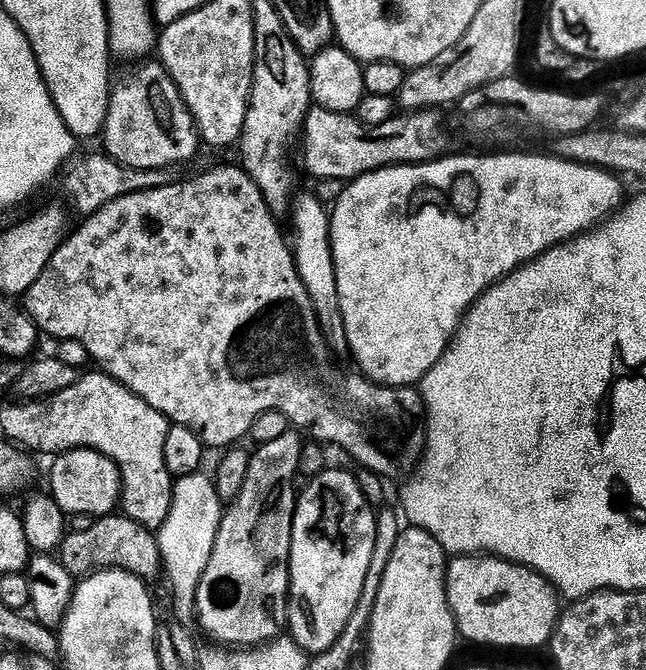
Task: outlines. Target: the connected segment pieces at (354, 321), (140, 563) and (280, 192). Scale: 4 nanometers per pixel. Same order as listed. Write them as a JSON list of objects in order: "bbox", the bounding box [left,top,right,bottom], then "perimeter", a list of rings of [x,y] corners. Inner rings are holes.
[{"bbox":[330,150,620,390],"perimeter":[[[504,150],[499,154],[464,154],[468,156],[448,156],[445,160],[433,158],[423,164],[397,164],[395,168],[380,168],[377,172],[351,181],[345,187],[348,189],[337,198],[336,209],[332,208],[330,215],[338,298],[341,302],[342,318],[345,320],[345,332],[349,336],[352,360],[373,384],[401,390],[419,385],[424,377],[435,371],[437,365],[445,359],[472,305],[490,288],[499,285],[505,278],[511,277],[517,270],[539,260],[545,254],[591,233],[590,230],[595,224],[602,223],[619,206],[620,184],[611,176],[611,171],[591,163],[588,165],[588,162],[575,164],[572,160],[559,160],[556,156],[523,156],[522,153],[520,150]]]},{"bbox":[58,514,161,582],"perimeter":[[[123,514],[101,516],[89,524],[88,529],[69,531],[58,549],[58,559],[73,578],[83,578],[97,570],[129,572],[145,582],[161,575],[160,541],[149,529]]]},{"bbox":[238,52,313,218],"perimeter":[[[268,52],[266,56],[268,58],[264,64],[262,58],[256,58],[256,69],[252,75],[252,97],[248,103],[244,135],[238,148],[244,151],[243,167],[258,186],[272,215],[284,218],[289,215],[294,199],[292,172],[288,169],[288,143],[295,132],[297,135],[301,131],[304,117],[313,107],[312,73],[303,52],[294,52],[294,76],[286,76],[286,66],[290,66],[286,64],[290,58],[284,58],[288,56],[286,52]],[[278,66],[284,66],[284,74],[280,74]]]}]

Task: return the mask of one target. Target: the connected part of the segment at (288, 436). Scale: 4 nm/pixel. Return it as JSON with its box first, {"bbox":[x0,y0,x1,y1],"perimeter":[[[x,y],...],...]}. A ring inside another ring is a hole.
{"bbox":[194,430,300,650],"perimeter":[[[290,430],[277,441],[261,444],[251,453],[245,484],[220,519],[218,538],[210,554],[210,562],[196,591],[194,612],[200,615],[201,626],[218,643],[229,644],[228,648],[232,650],[256,650],[271,645],[277,638],[283,637],[288,628],[288,564],[292,549],[292,519],[298,499],[298,488],[292,485],[292,479],[300,468],[300,440],[295,434],[295,431]]]}

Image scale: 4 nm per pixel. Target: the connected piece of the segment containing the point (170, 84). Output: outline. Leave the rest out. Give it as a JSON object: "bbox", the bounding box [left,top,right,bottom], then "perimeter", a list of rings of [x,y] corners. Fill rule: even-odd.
{"bbox":[102,62,202,170],"perimeter":[[[140,62],[132,68],[120,80],[120,85],[113,87],[110,92],[110,99],[108,101],[108,117],[104,123],[104,130],[102,133],[102,141],[108,149],[107,155],[115,160],[117,164],[124,165],[125,168],[147,168],[149,170],[168,170],[171,169],[171,164],[184,164],[187,160],[192,160],[196,156],[196,147],[201,147],[202,141],[197,133],[196,124],[192,120],[192,115],[188,113],[188,107],[184,104],[184,100],[180,97],[180,91],[175,82],[170,78],[170,74],[165,70],[164,65],[159,62],[153,64],[144,64],[148,62]]]}

